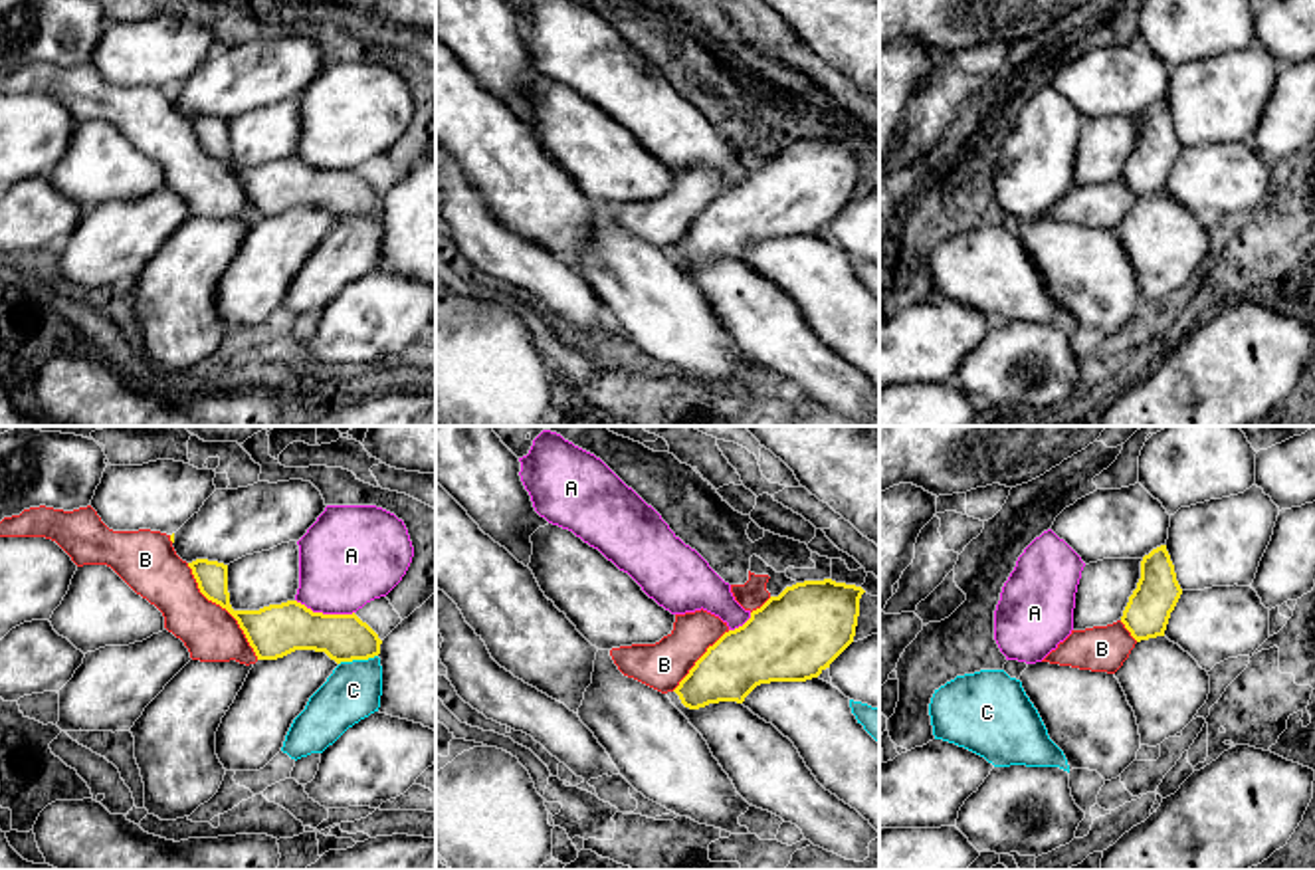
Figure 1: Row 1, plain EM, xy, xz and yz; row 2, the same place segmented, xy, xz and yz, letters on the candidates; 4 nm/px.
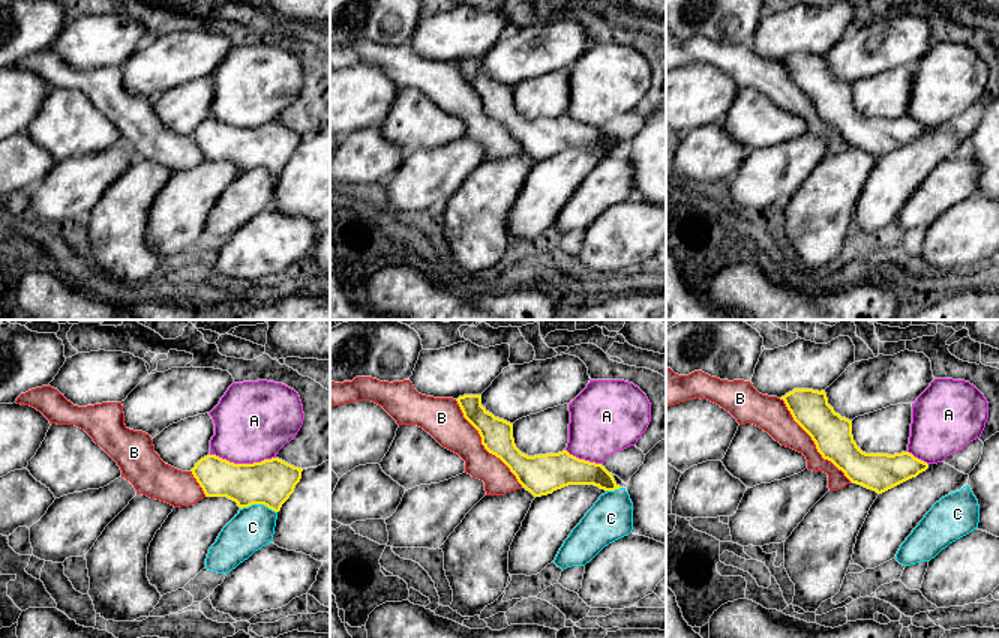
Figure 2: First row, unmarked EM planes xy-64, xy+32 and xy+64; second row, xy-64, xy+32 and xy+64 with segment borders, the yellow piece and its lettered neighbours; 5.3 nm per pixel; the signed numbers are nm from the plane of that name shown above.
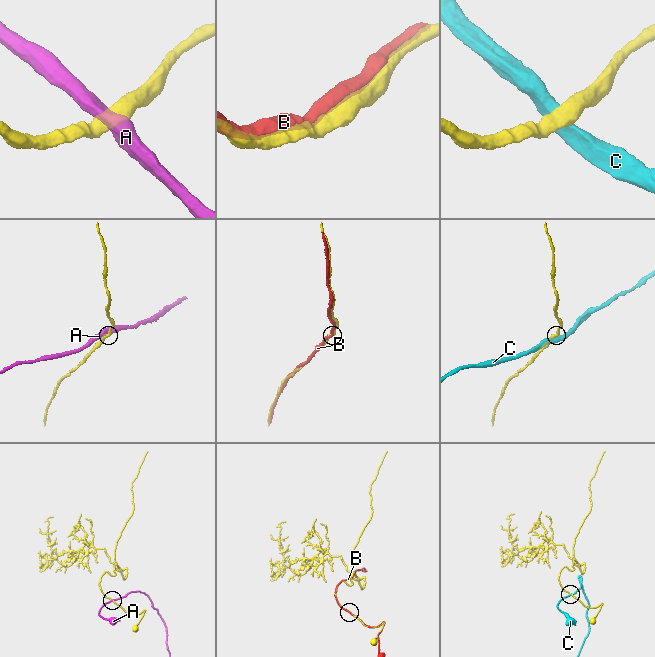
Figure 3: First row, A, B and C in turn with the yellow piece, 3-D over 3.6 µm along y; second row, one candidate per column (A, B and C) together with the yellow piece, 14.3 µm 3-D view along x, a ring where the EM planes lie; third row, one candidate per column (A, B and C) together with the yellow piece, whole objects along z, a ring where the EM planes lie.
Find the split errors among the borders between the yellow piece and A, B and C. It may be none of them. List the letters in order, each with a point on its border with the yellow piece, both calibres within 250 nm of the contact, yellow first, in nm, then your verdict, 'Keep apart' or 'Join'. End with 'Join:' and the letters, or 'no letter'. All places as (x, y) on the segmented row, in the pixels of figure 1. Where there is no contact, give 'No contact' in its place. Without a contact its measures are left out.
A: Touches yellow at xy (325, 615). Thickness 220 nm (yellow) against 400 nm. Keep apart
B: Touches yellow at xy (224, 607). Thickness 220 nm (yellow) against 220 nm. Keep apart
C: Touches yellow at xy (357, 658). Thickness 190 nm (yellow) against 220 nm. Keep apart
Join: no letter

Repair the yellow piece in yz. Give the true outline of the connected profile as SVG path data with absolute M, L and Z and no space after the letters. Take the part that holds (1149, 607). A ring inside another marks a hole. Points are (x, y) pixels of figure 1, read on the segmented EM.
M1161 545L1143 557L1141 579L1129 597L1121 622L1137 642L1164 636L1180 595L1174 565L1166 545Z

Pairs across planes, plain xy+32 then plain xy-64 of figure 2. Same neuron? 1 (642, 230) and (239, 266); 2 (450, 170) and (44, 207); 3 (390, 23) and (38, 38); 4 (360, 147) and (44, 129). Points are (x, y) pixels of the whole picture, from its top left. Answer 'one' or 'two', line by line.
1: one
2: one
3: one
4: two

